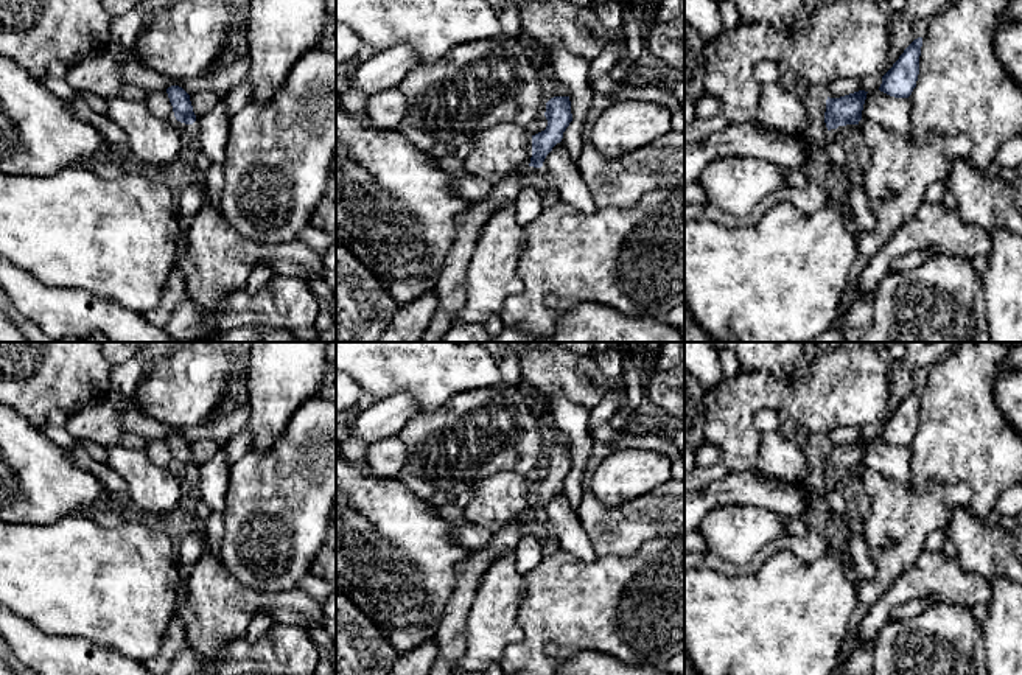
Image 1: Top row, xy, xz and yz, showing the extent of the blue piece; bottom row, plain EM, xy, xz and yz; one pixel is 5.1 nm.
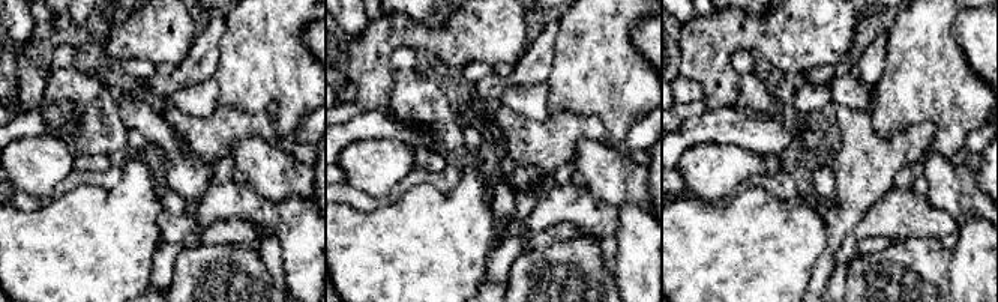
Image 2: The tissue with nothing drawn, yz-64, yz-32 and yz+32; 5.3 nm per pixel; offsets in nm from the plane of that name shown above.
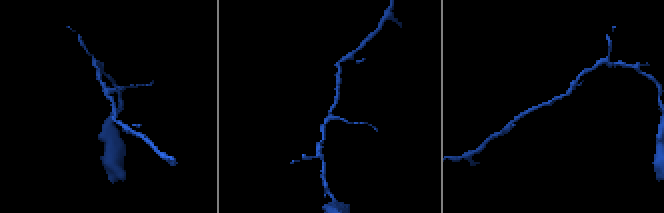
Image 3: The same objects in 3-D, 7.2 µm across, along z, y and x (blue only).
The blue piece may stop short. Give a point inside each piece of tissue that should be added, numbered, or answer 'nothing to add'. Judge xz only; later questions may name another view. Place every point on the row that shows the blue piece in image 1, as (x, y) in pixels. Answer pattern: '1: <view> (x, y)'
nothing to add

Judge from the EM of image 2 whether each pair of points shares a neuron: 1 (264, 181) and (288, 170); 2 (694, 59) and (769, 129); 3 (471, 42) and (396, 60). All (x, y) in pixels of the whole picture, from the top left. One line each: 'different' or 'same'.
1: same
2: different
3: different

